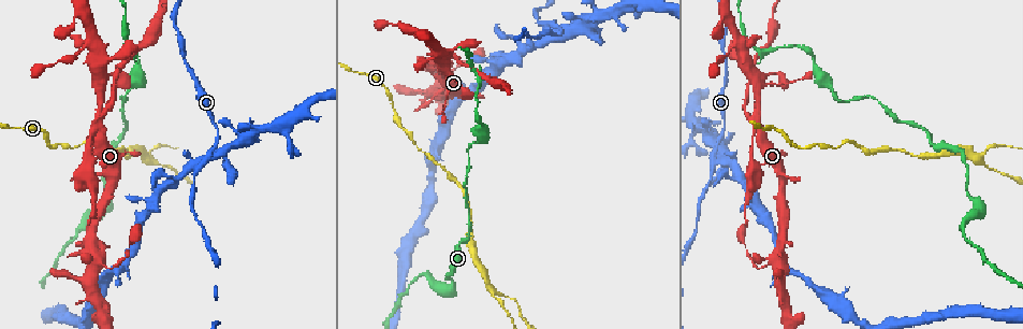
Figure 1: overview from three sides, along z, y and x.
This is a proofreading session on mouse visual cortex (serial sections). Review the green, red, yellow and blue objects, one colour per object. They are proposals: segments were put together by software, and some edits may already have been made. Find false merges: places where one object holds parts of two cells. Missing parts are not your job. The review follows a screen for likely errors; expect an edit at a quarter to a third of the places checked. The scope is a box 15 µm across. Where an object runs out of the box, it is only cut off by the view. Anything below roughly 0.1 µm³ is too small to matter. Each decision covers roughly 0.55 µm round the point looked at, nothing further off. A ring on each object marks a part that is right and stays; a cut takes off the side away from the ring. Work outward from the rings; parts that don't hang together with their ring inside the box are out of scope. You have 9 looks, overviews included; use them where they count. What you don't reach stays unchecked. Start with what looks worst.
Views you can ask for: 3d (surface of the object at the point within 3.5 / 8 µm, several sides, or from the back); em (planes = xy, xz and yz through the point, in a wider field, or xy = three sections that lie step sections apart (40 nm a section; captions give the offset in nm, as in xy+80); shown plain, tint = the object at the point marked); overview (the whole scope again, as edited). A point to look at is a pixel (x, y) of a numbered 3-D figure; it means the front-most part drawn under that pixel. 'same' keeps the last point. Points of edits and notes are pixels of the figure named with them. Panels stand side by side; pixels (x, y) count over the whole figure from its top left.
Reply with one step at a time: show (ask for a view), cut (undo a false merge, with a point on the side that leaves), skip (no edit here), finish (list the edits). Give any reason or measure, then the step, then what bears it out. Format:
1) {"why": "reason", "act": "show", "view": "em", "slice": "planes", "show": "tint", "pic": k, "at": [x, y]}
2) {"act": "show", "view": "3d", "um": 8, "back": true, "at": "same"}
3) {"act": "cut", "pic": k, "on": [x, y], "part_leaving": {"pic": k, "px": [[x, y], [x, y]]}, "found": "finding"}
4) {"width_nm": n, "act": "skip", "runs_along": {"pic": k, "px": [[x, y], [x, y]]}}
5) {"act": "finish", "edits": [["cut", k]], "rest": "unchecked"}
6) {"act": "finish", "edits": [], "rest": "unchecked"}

{"why": "abrupt turn", "act": "show", "view": "3d", "um": 3.5, "pic": 1, "at": [215, 153]}

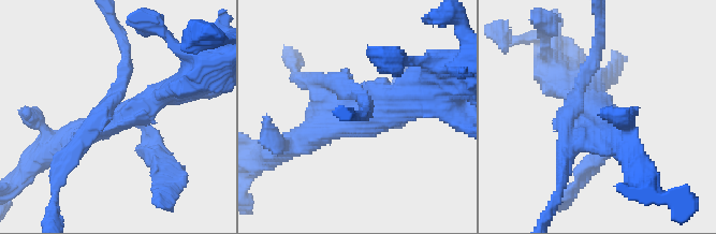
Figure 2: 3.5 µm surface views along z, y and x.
{"act": "show", "view": "em", "slice": "planes", "show": "tint", "pic": 2, "at": [115, 119]}

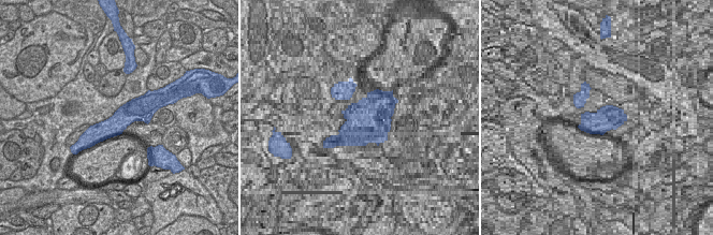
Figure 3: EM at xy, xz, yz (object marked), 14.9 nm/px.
{"act": "show", "view": "em", "slice": "xy", "step": 5, "show": "tint", "at": "same"}

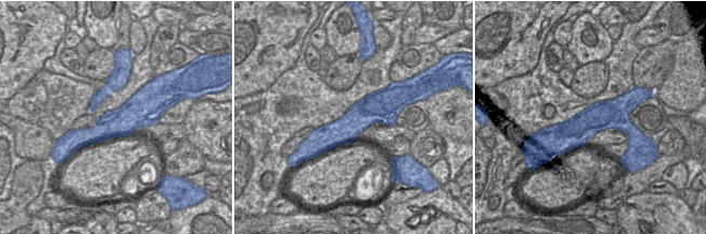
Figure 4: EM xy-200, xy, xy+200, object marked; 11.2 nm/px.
{"act": "cut", "pic": 2, "on": [162, 102], "part_leaving": {"pic": 2, "px": [[582, 118], [617, 128], [631, 155]]}, "found": "two cells meet here"}

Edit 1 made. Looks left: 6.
{"act": "show", "view": "overview"}

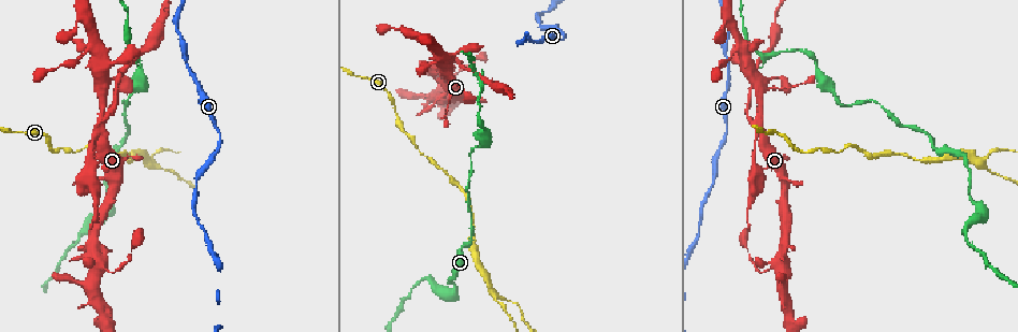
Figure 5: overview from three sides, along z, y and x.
{"why": "small branch off a trunk", "act": "show", "view": "3d", "um": 3.5, "pic": 5, "at": [103, 131]}

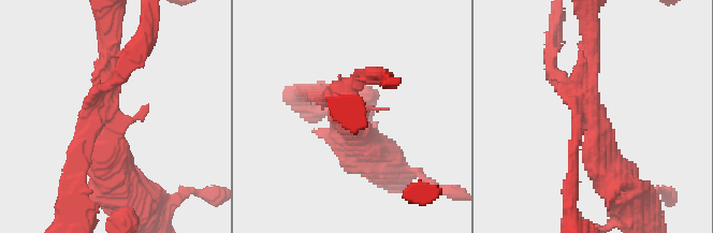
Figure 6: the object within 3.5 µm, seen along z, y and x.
{"act": "show", "view": "em", "slice": "planes", "show": "tint", "pic": 6, "at": [589, 111]}

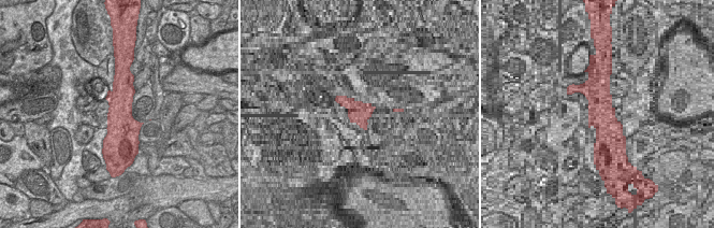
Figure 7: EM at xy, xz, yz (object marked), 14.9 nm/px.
{"act": "cut", "pic": 6, "on": [131, 64], "part_leaving": {"pic": 6, "px": [[96, 115], [70, 181], [70, 218]]}, "found": "two cells meet here"}

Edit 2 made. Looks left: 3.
{"why": "small branch off a trunk", "act": "show", "view": "em", "slice": "xy", "step": 5, "show": "tint", "pic": 5, "at": [149, 164]}

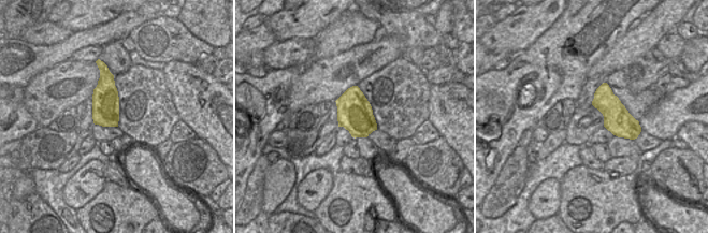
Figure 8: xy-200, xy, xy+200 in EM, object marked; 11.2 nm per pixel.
{"act": "show", "view": "3d", "um": 3.5, "at": "same"}

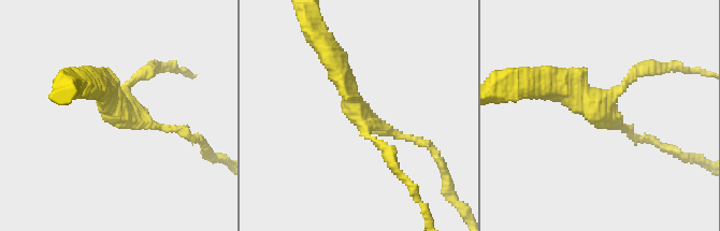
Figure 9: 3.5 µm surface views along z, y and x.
{"arm_widths_nm": [100, 150, 350], "act": "skip", "found": "one cell here"}

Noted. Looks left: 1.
{"act": "finish", "edits": [["cut", 2], ["cut", 6]], "rest": "unchecked"}

